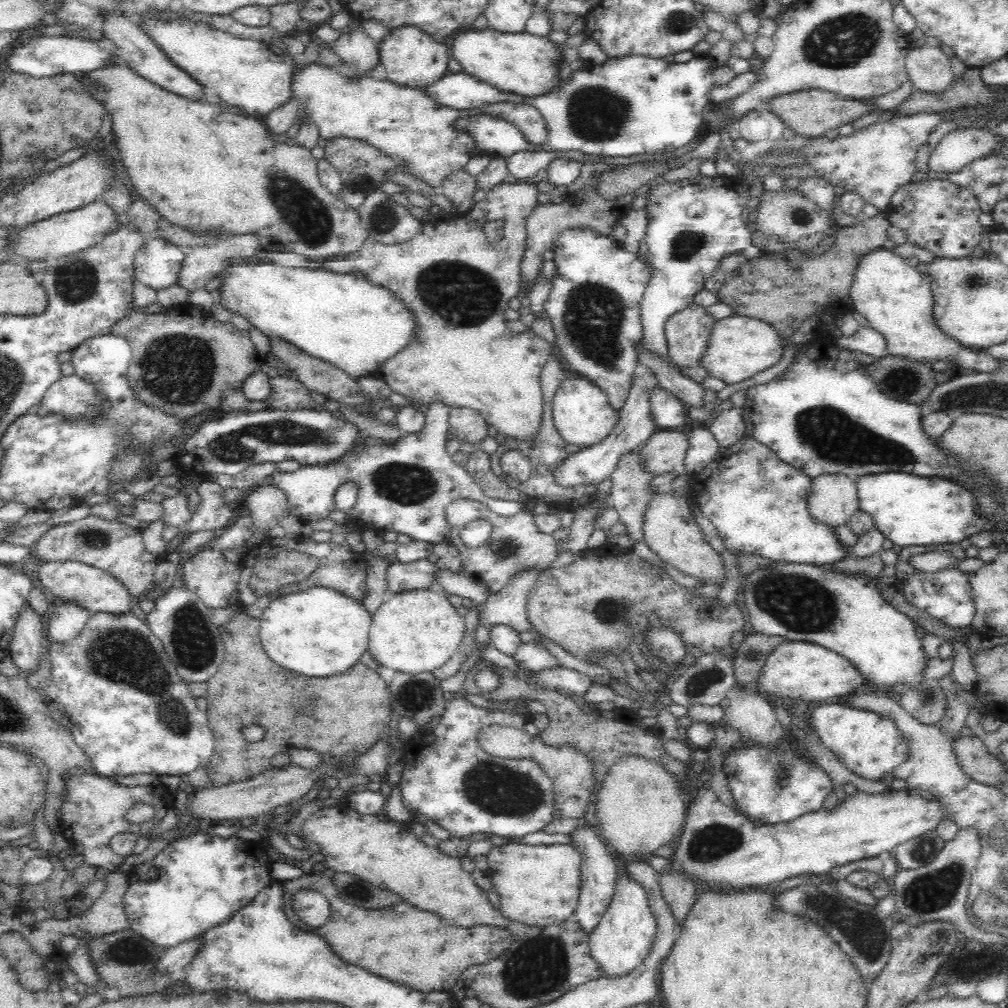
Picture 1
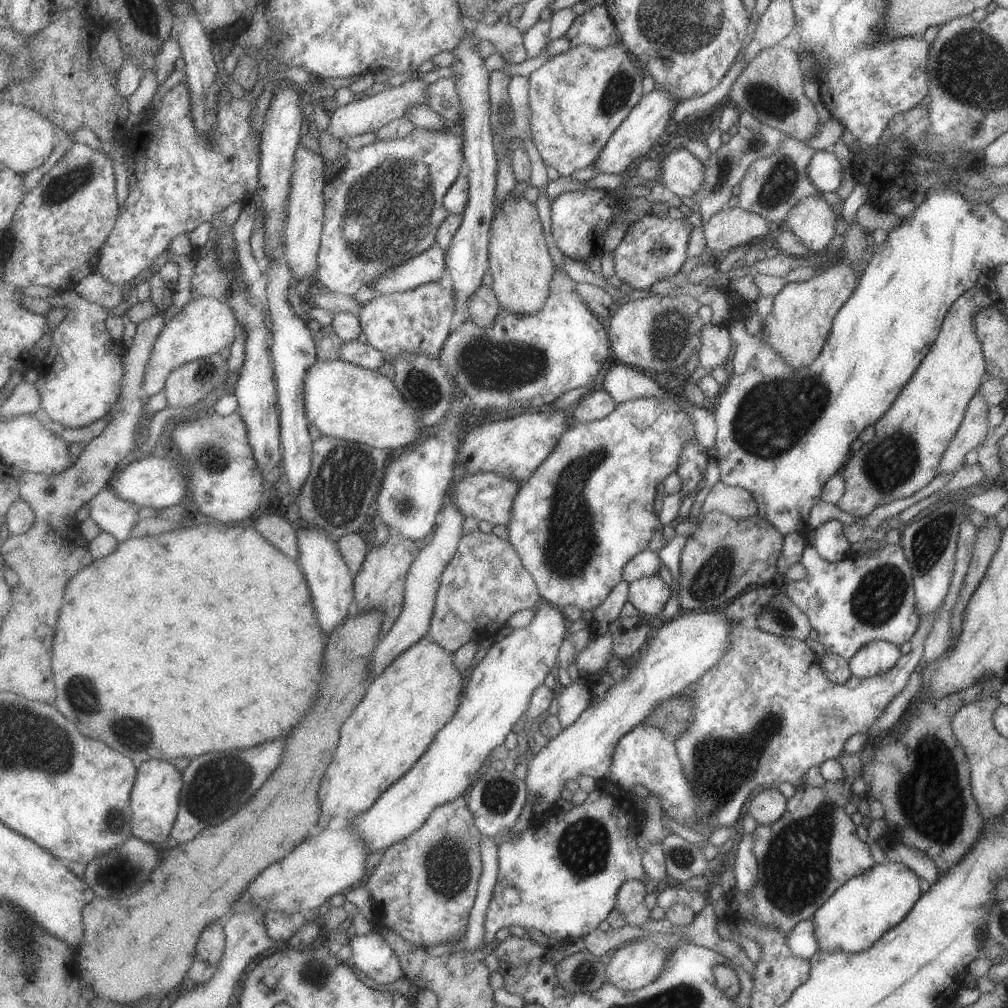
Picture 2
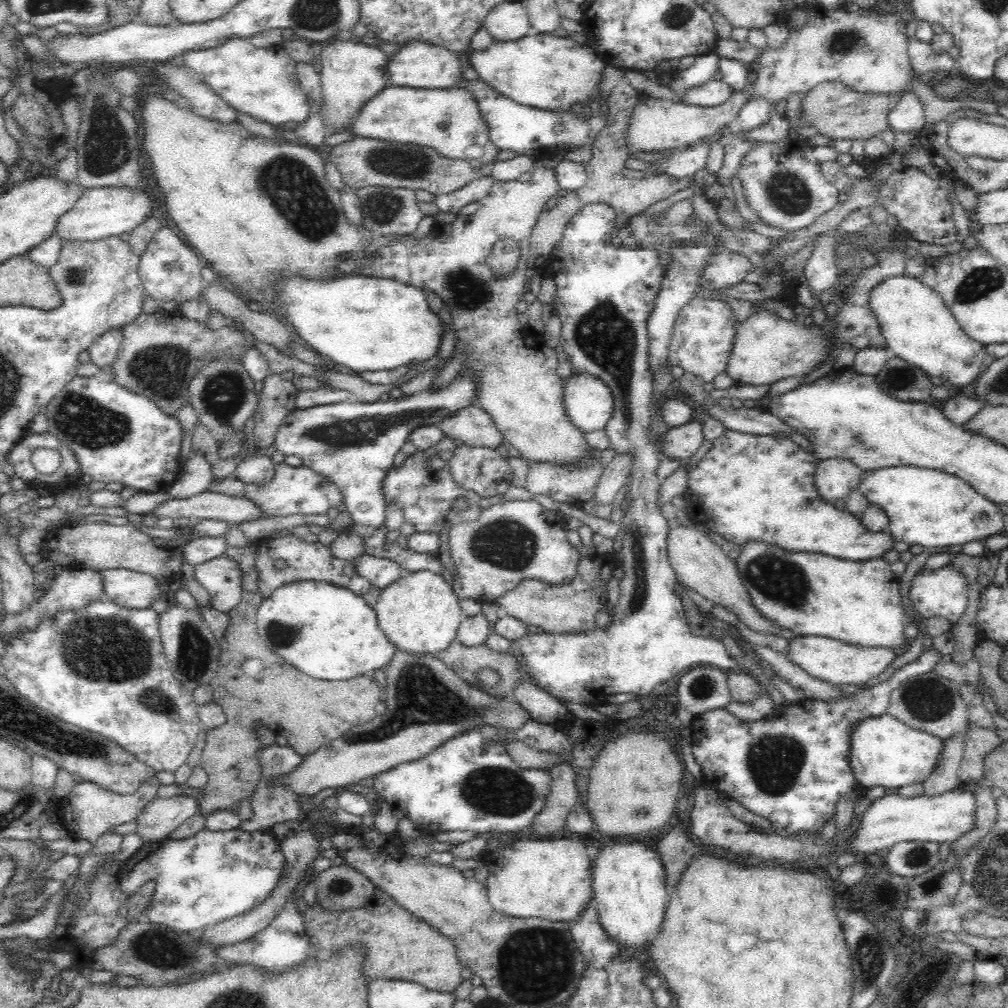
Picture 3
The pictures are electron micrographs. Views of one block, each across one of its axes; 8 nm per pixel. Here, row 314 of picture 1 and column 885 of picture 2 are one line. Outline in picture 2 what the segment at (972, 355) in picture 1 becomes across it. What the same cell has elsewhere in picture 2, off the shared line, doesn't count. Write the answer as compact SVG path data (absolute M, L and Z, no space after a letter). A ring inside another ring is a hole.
M889 860L852 876L812 914L812 933L818 950L825 953L866 951L911 910L920 895L916 877L903 863Z

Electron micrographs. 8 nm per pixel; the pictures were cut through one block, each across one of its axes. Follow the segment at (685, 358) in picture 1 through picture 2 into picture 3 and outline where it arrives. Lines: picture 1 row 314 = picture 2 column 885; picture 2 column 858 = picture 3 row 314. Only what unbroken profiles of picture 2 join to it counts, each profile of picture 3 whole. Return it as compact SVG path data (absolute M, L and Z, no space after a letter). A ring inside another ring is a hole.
M703 296L694 297L680 309L669 344L669 364L682 366L686 373L700 377L705 383L724 373L737 320L729 303Z

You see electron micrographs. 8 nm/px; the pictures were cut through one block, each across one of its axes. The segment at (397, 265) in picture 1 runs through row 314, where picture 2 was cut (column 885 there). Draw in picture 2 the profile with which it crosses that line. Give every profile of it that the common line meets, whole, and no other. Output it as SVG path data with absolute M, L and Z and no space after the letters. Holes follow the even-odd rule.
M990 272L981 273L975 284L953 301L945 313L939 334L929 352L921 359L911 378L891 403L889 410L874 422L873 438L859 450L851 452L847 462L842 466L839 473L843 478L845 492L836 502L839 510L852 514L856 519L863 518L881 504L911 496L935 478L939 459L961 424L969 399L986 376L984 356L974 333L972 316L984 308L1001 307L1002 304L1003 301L995 292Z

